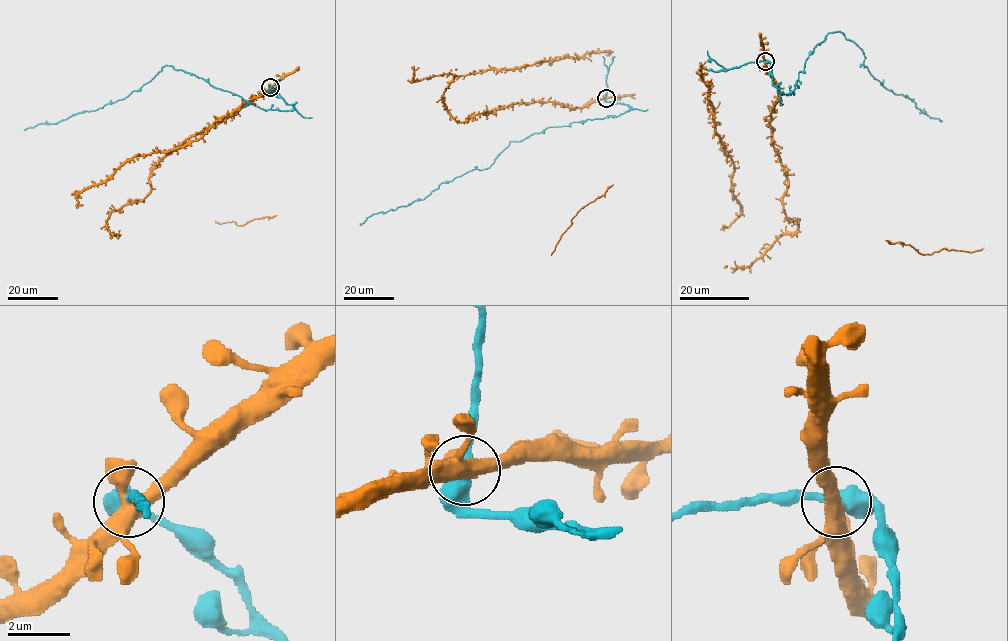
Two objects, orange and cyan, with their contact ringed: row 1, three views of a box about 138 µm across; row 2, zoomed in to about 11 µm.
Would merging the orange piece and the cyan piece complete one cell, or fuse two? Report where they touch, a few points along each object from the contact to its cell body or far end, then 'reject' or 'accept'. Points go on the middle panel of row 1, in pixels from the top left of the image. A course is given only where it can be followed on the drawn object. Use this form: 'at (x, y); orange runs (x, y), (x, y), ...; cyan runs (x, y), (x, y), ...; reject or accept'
at (606, 98); orange runs (606, 98), (572, 108), (552, 102), (515, 103), (458, 122), (443, 101), (453, 79), (451, 70), (456, 68); cyan runs (606, 98), (631, 108), (511, 141), (489, 167), (442, 182), (424, 199), (373, 214), (360, 225); accept

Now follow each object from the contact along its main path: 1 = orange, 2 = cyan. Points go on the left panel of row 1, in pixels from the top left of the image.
1: (270, 87), (236, 112), (186, 138), (164, 157), (151, 172), (150, 191), (110, 213), (107, 227), (120, 235)
2: (270, 87), (295, 109), (264, 110), (201, 78), (165, 65), (122, 99), (24, 130)

